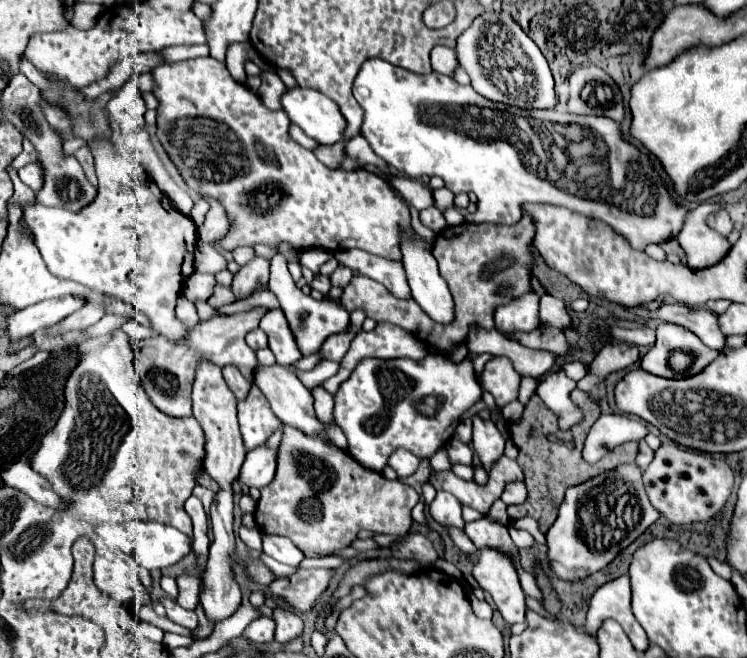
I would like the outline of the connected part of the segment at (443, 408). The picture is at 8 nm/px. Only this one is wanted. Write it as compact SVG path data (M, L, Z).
M427 354L419 362L409 360L409 358L397 358L397 360L369 358L369 360L359 362L351 378L343 382L339 392L335 394L335 420L343 428L349 440L349 454L365 468L381 472L387 464L387 458L391 456L395 448L407 448L417 458L433 456L443 446L443 442L447 442L453 436L459 424L459 418L473 404L477 404L481 396L483 396L483 390L479 386L471 360L463 360L455 364L449 358L443 358L441 354L437 356Z

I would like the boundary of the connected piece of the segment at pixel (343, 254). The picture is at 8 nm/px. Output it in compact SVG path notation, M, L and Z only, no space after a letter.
M339 250L335 252L335 258L339 260L339 264L351 270L359 270L359 274L381 282L383 286L387 286L389 292L393 292L393 296L411 298L411 290L409 290L401 262L373 256L363 250Z

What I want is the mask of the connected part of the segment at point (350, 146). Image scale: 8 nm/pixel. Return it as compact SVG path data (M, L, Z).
M361 134L351 138L346 146L347 154L352 157L358 164L358 167L365 168L366 165L372 164L378 166L387 176L391 176L389 166L383 159L373 152L369 143Z

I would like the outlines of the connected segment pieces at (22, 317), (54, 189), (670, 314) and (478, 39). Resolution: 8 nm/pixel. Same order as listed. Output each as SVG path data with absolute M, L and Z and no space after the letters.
M63 296L55 300L43 300L39 304L17 310L7 320L7 334L11 340L19 340L35 334L39 328L47 328L51 324L61 322L69 314L77 312L87 304L81 296Z
M15 74L9 80L7 88L1 92L1 106L5 108L3 120L11 122L15 128L19 128L19 132L35 146L37 162L43 166L43 186L35 194L35 200L43 206L55 206L55 208L65 208L65 210L73 210L73 212L87 206L95 198L97 190L87 182L83 168L79 166L75 156L63 154L63 138L59 136L59 132L55 128L51 128L47 124L47 120L43 116L39 88L35 88L35 84L31 84L25 76Z
M661 304L655 310L647 310L647 308L631 308L631 314L639 316L639 318L649 318L649 320L665 320L665 322L673 322L673 324L681 324L687 330L691 330L693 334L697 334L703 344L707 344L709 348L721 352L725 348L725 336L723 332L719 332L719 324L717 324L717 314L711 314L707 310L693 310L689 306L683 304Z
M487 12L479 16L457 40L459 64L471 76L471 86L493 102L503 102L519 108L553 108L557 98L553 76L535 42L507 14Z

